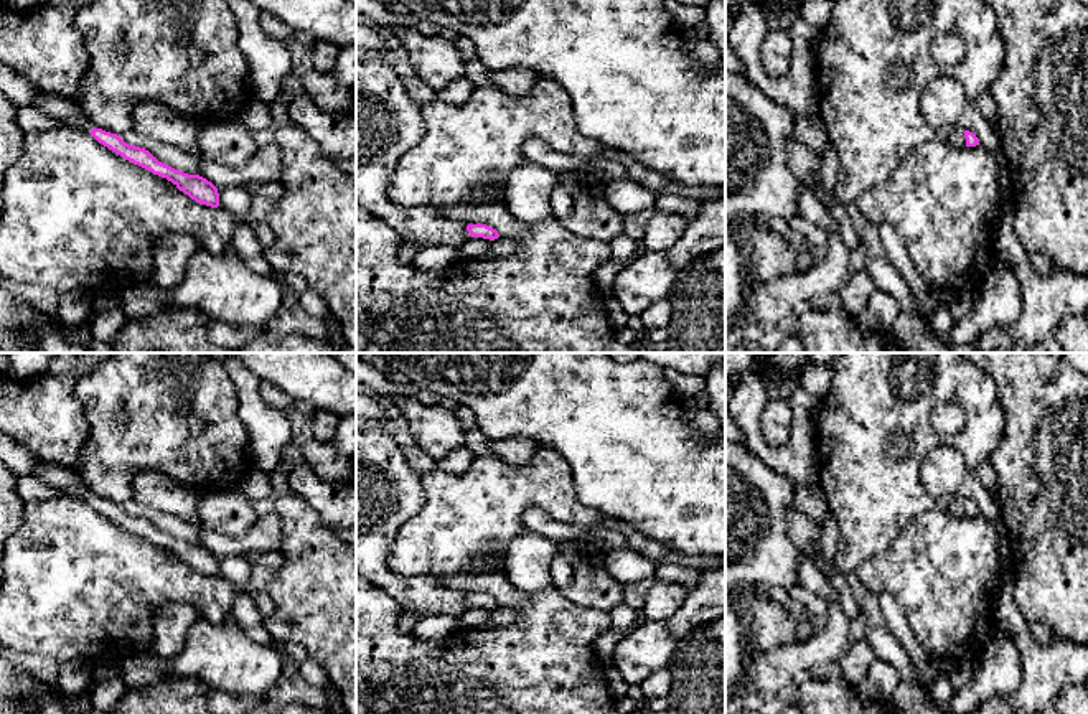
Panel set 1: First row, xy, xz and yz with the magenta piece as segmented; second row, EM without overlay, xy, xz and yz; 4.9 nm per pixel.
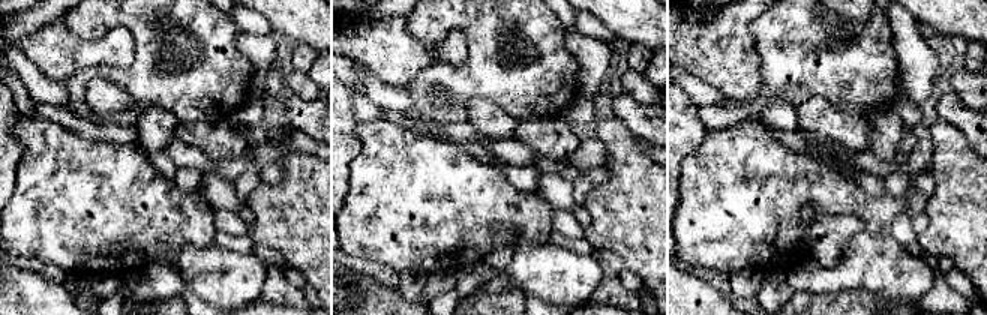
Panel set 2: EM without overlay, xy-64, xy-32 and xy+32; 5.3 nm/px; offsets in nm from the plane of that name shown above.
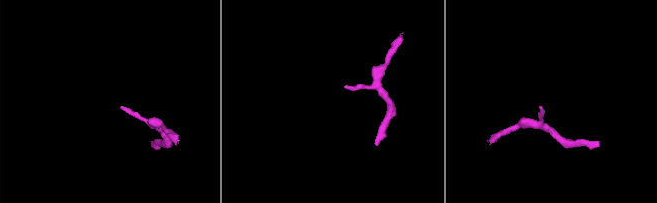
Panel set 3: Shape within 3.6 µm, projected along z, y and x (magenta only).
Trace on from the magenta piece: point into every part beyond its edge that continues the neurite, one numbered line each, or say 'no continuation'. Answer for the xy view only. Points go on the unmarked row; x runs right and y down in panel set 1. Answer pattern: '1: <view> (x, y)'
1: xy (51, 474)

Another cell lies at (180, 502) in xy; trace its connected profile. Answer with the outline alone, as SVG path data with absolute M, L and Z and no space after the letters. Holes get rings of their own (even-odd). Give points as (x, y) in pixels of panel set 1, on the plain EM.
M153 470L137 473L132 481L132 498L190 523L199 523L198 505L201 496Z

